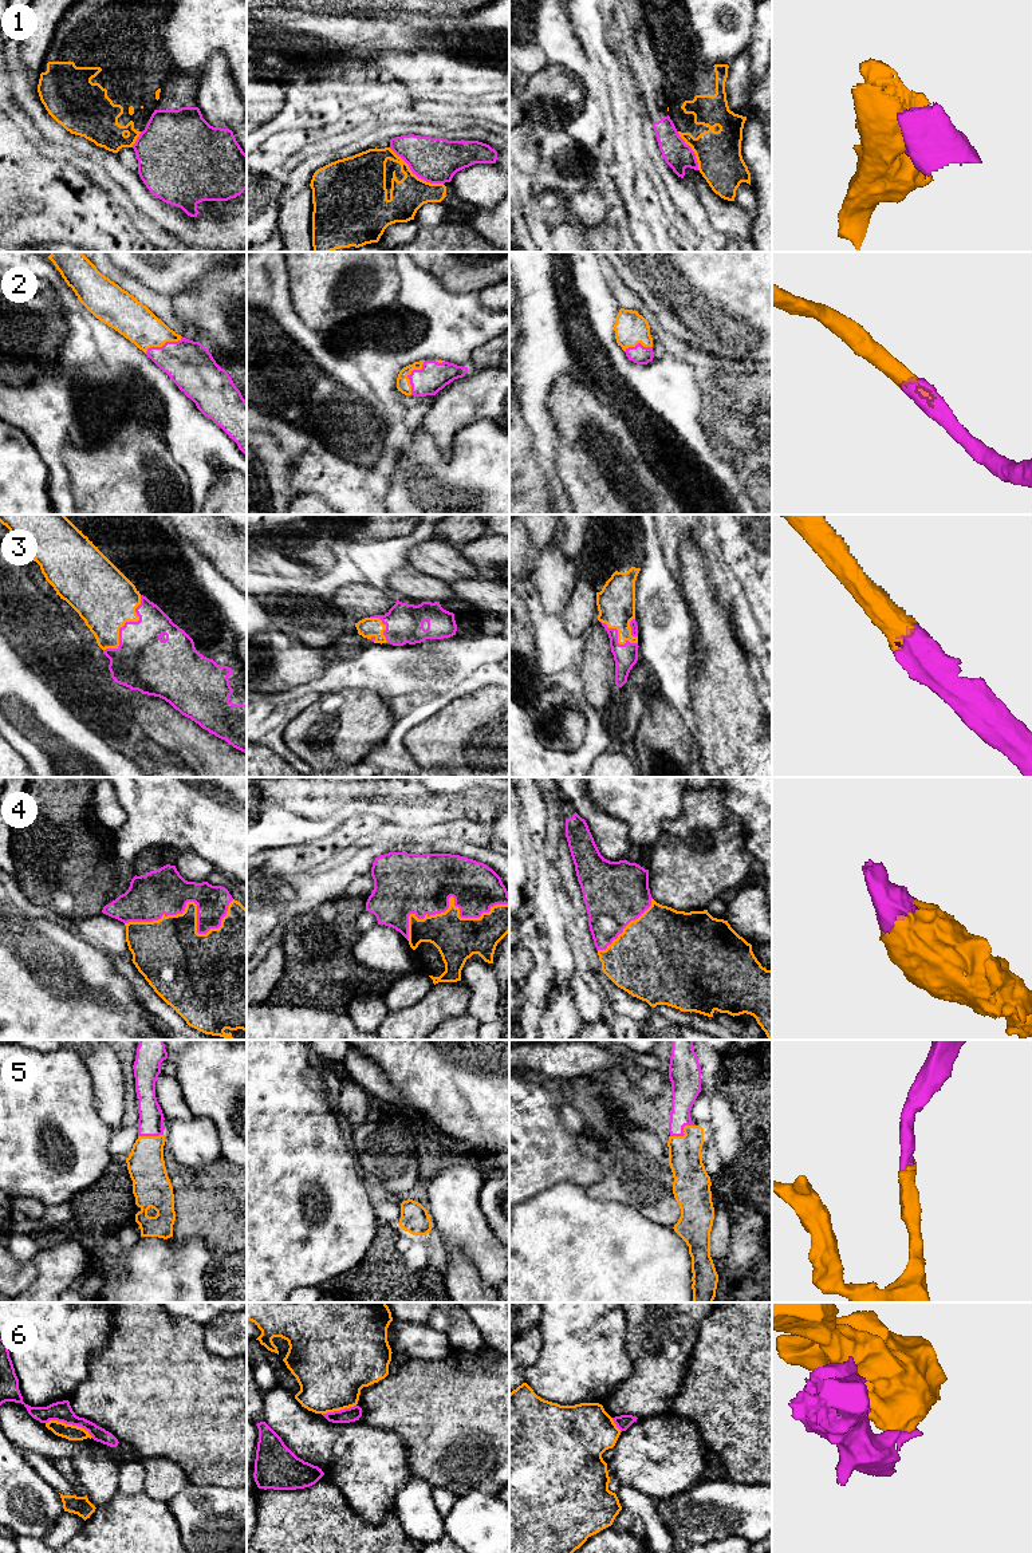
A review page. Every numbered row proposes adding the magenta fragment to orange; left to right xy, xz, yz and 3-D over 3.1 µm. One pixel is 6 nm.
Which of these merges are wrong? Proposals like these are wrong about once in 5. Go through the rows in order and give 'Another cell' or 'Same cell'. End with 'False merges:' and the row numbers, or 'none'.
1: Another cell
2: Same cell
3: Same cell
4: Same cell
5: Same cell
6: Another cell
False merges: 1, 6

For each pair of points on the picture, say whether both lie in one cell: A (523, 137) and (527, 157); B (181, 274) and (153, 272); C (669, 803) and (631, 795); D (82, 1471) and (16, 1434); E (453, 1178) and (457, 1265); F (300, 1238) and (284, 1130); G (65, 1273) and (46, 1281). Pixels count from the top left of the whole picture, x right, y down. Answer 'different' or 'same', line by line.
A: same
B: same
C: same
D: same
E: different
F: same
G: same

